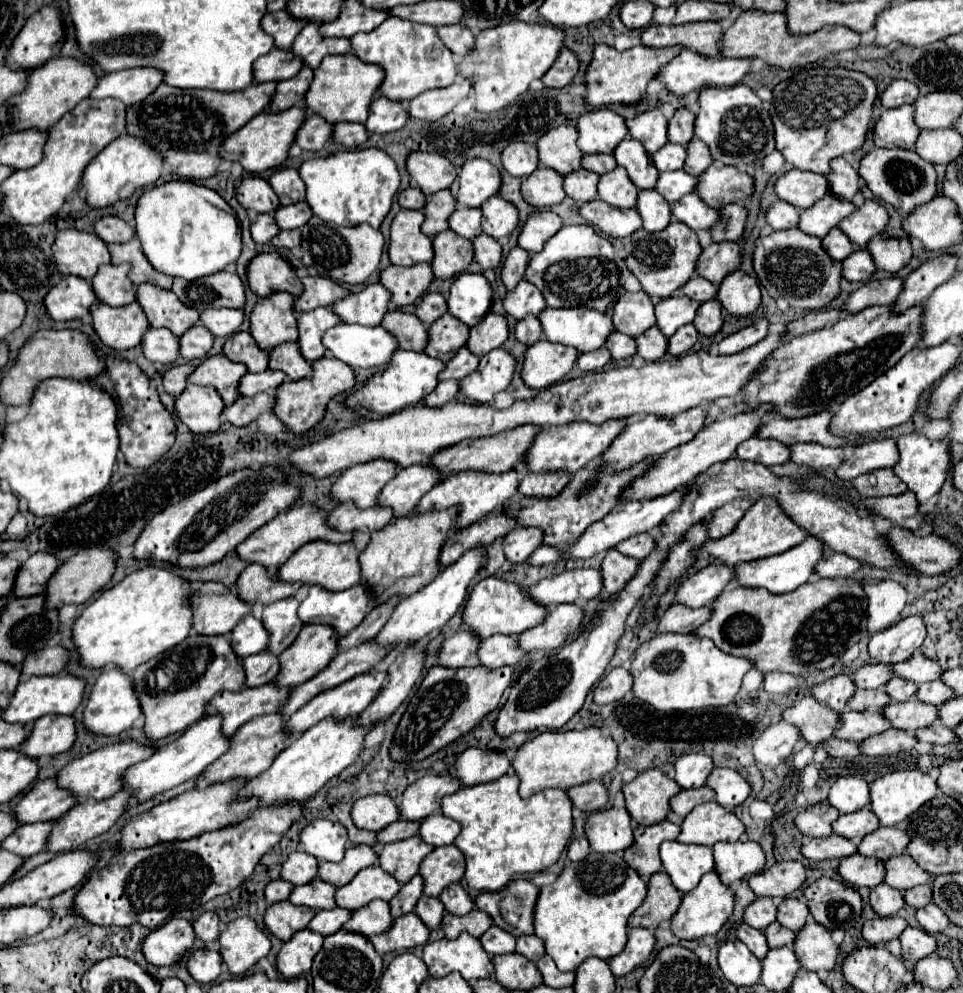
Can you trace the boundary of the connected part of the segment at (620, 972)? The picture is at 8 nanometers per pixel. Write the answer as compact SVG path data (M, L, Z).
M631 928L627 932L627 946L617 956L609 958L607 964L615 976L625 976L633 968L641 966L655 948L655 936L645 928Z

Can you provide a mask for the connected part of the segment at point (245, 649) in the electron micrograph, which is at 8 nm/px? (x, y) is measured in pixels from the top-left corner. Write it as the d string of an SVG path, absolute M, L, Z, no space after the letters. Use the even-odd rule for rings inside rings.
M245 616L237 628L233 628L231 636L231 646L233 650L245 658L245 656L251 656L251 654L257 654L261 650L267 648L269 644L269 632L267 628L263 626L261 620L257 620L255 616Z

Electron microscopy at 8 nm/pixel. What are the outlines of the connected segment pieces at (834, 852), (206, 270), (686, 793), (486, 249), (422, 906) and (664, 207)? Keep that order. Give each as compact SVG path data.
M831 834L827 838L805 838L801 846L801 854L815 862L831 860L831 858L845 858L855 852L857 852L857 842L837 836L837 834Z
M171 180L145 190L135 206L135 234L149 264L161 274L185 280L215 274L235 262L241 252L237 228L233 208L215 190L189 180Z
M707 786L697 788L697 790L681 790L671 800L671 812L679 814L679 816L687 816L695 806L699 806L703 802L711 802L713 798L715 798L715 794Z
M481 234L473 240L473 248L475 248L475 262L479 262L483 270L495 268L501 262L501 244L495 238Z
M421 896L417 906L415 906L415 914L423 920L423 924L427 928L439 928L441 924L441 918L445 914L445 908L443 904L437 900L437 898L429 898L429 896Z
M639 190L637 212L643 220L643 228L649 232L663 230L671 222L669 202L665 202L665 198L655 190Z

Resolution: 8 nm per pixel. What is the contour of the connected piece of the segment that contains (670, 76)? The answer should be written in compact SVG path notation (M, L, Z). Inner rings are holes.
M683 50L677 58L673 58L667 66L661 68L659 78L665 82L665 86L677 94L677 96L685 96L691 90L701 90L701 88L709 88L709 86L737 86L737 82L741 82L753 68L753 60L751 58L707 58L707 56L697 56L695 52Z

